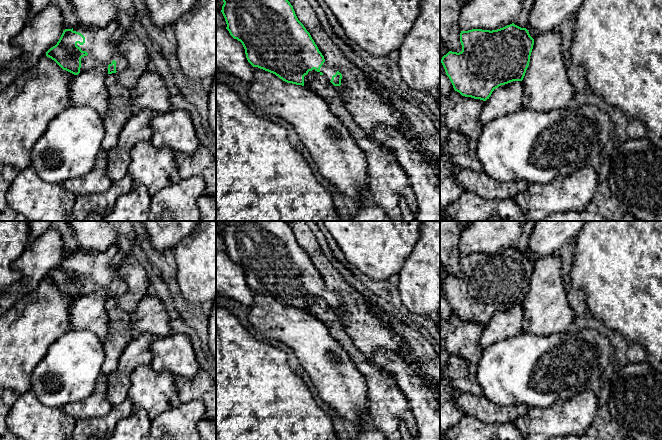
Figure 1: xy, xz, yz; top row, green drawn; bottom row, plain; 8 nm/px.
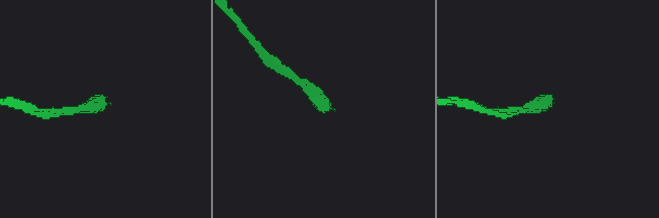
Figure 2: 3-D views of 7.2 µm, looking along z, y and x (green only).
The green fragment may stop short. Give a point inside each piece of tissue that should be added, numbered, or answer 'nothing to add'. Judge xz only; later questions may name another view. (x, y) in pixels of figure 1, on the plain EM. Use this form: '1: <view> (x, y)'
1: xz (328, 295)

